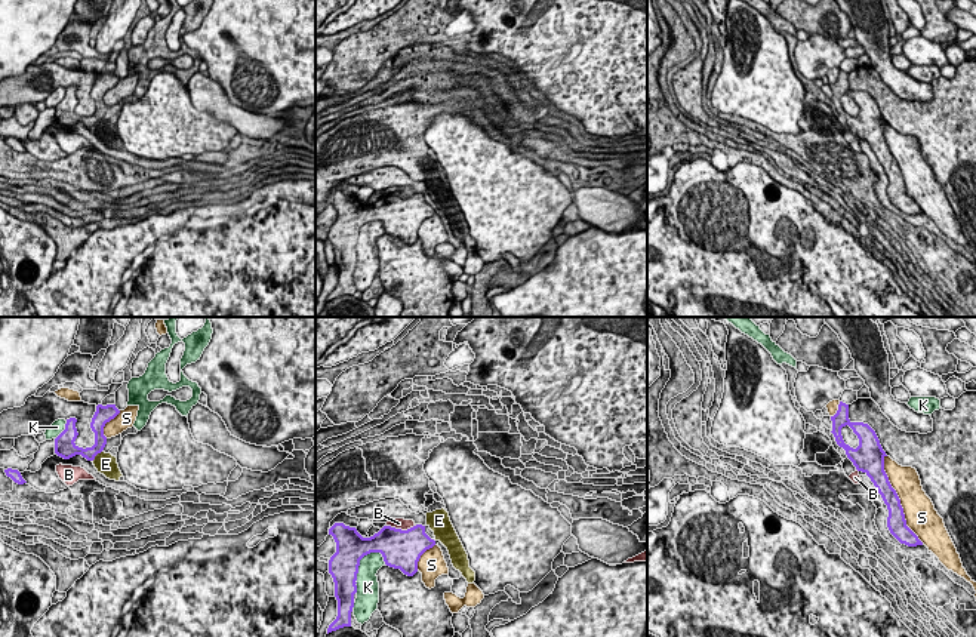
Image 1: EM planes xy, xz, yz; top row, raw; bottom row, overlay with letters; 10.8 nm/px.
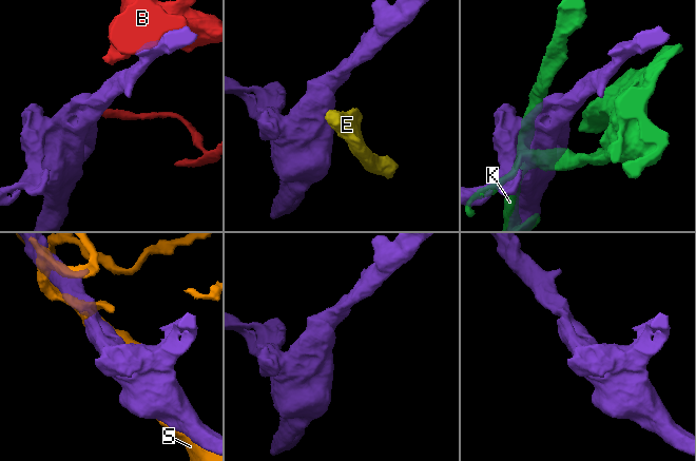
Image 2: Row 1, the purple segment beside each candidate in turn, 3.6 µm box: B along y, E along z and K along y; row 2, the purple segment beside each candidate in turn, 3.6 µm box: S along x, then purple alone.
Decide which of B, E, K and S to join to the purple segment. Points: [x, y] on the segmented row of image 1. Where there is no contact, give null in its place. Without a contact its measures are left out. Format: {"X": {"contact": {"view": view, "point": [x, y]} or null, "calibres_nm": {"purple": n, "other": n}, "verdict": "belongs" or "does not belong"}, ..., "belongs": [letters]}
{"B": {"contact": {"view": "xz", "point": [400, 529]}, "calibres_nm": {"purple": 420, "other": 130}, "verdict": "does not belong"}, "E": {"contact": {"view": "xy", "point": [95, 455]}, "calibres_nm": {"purple": 140, "other": 240}, "verdict": "does not belong"}, "K": {"contact": {"view": "xz", "point": [359, 562]}, "calibres_nm": {"purple": 340, "other": 220}, "verdict": "does not belong"}, "S": {"contact": {"view": "yz", "point": [899, 499]}, "calibres_nm": {"purple": 200, "other": 340}, "verdict": "does not belong"}, "belongs": []}

